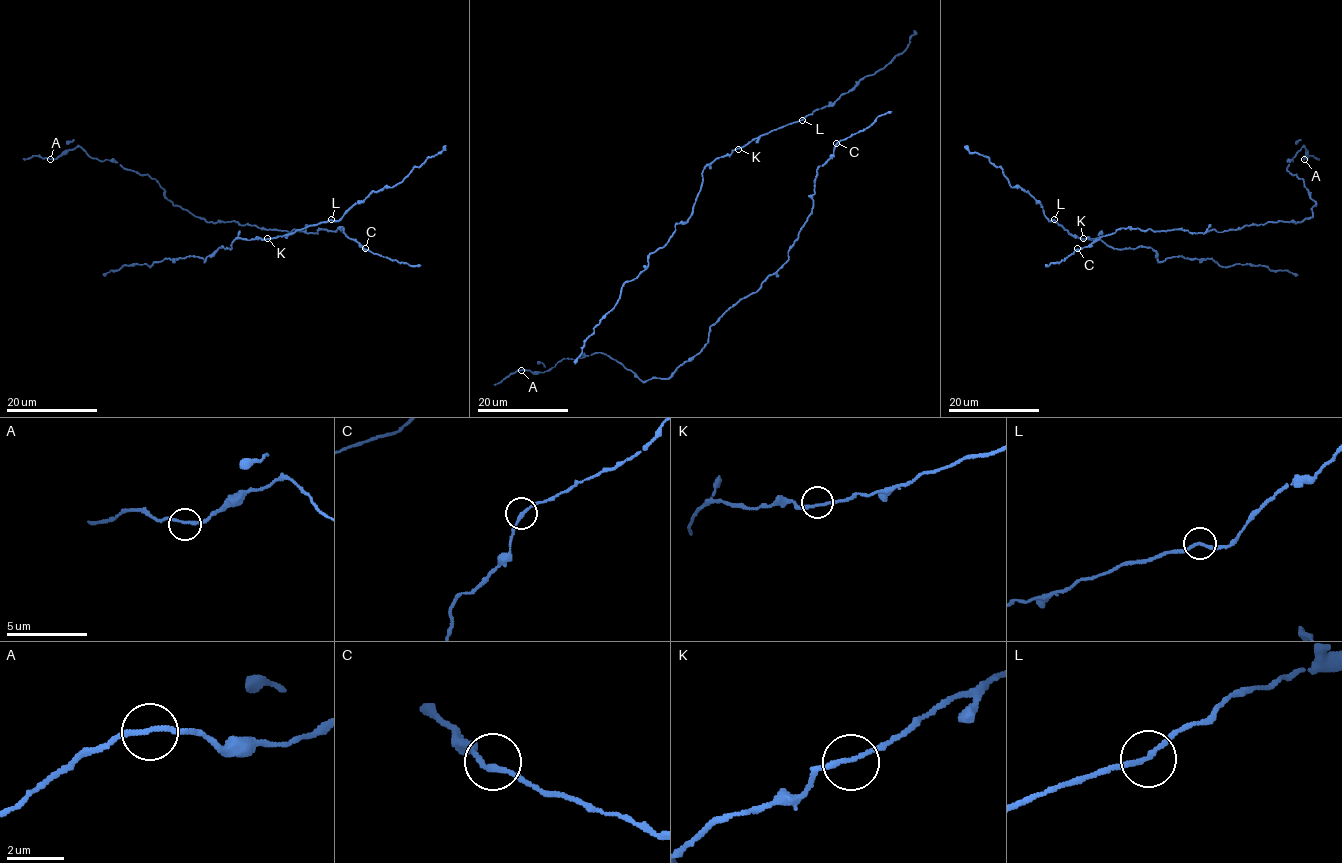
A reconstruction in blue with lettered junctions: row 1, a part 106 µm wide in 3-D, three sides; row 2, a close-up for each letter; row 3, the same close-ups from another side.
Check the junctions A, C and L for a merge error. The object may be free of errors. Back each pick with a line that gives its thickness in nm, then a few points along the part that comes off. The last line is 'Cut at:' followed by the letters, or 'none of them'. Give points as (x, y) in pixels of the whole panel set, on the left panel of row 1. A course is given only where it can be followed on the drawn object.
Cut at: none of them

